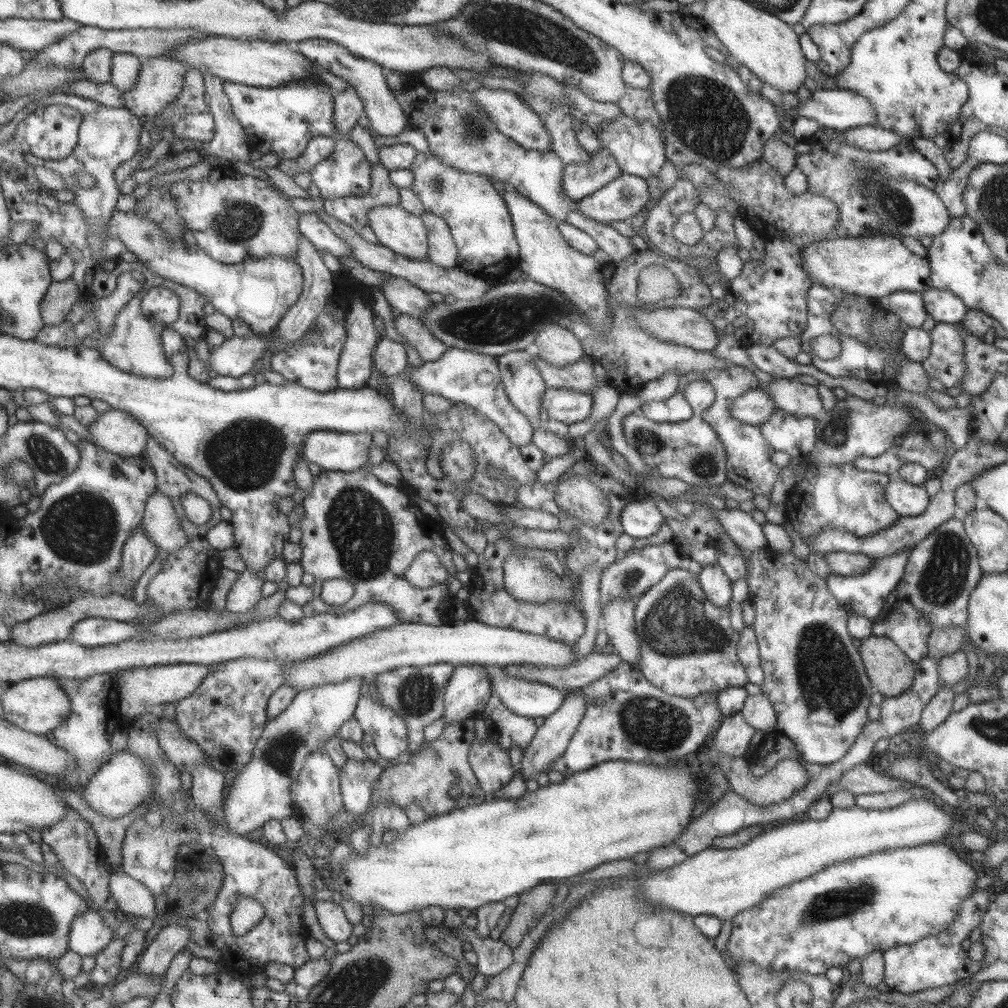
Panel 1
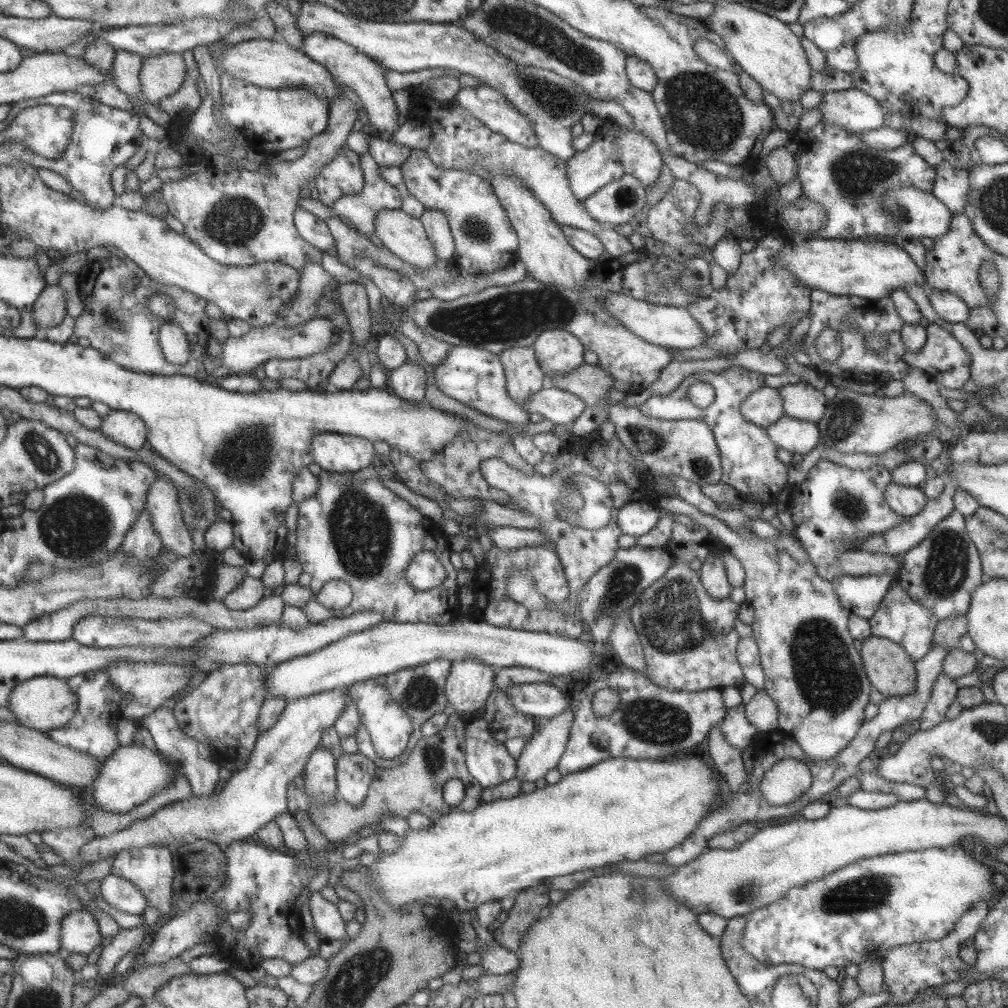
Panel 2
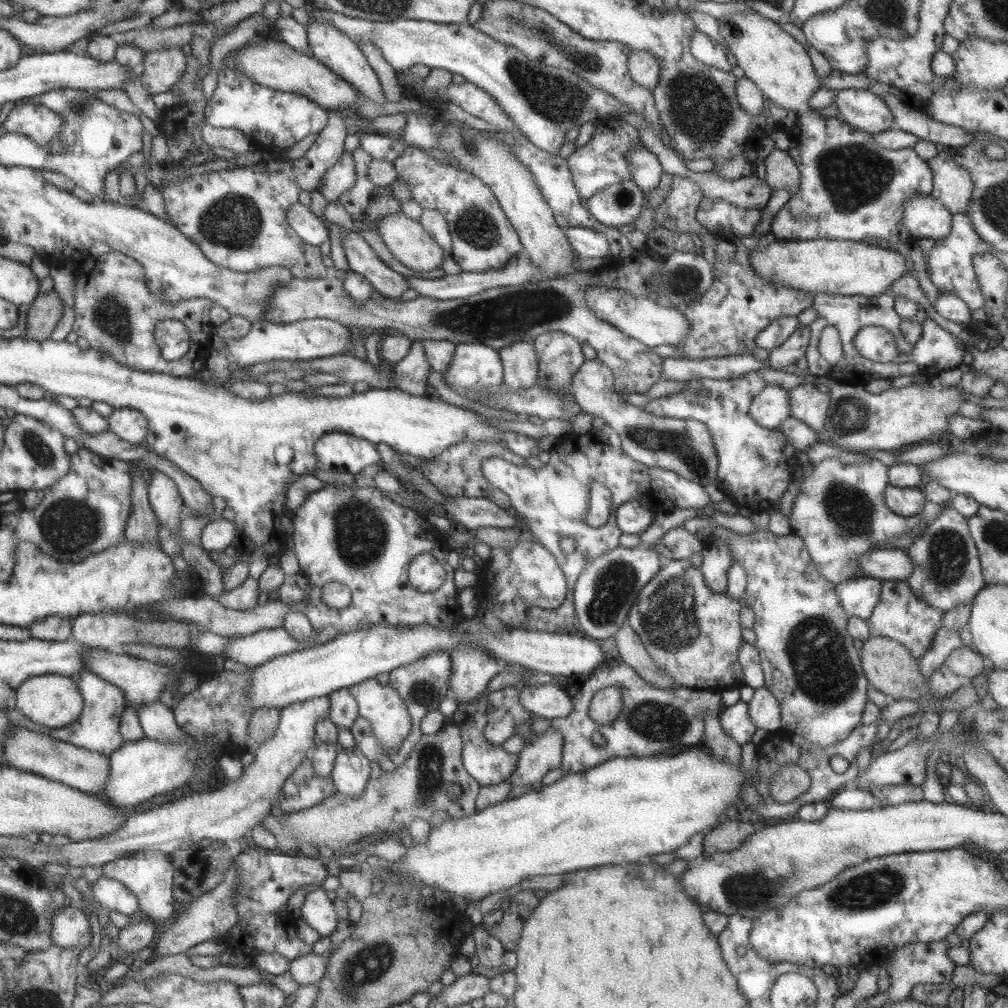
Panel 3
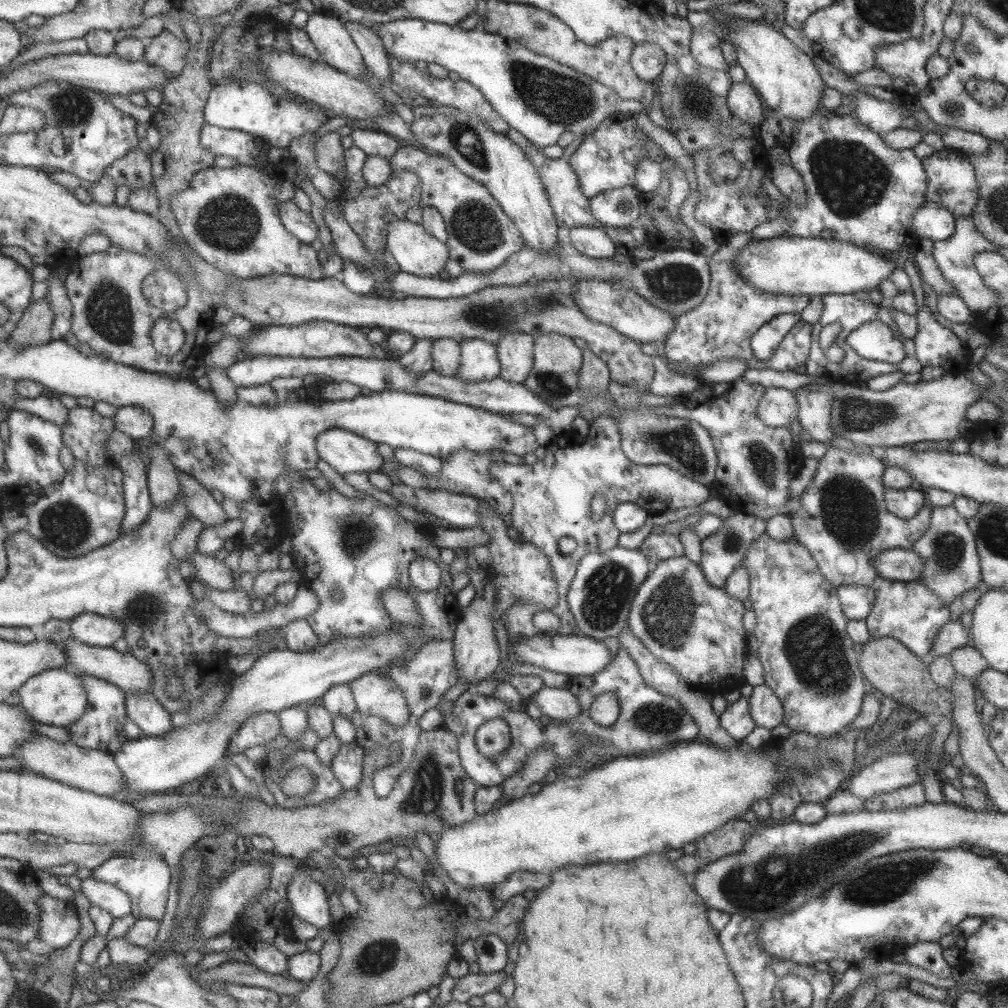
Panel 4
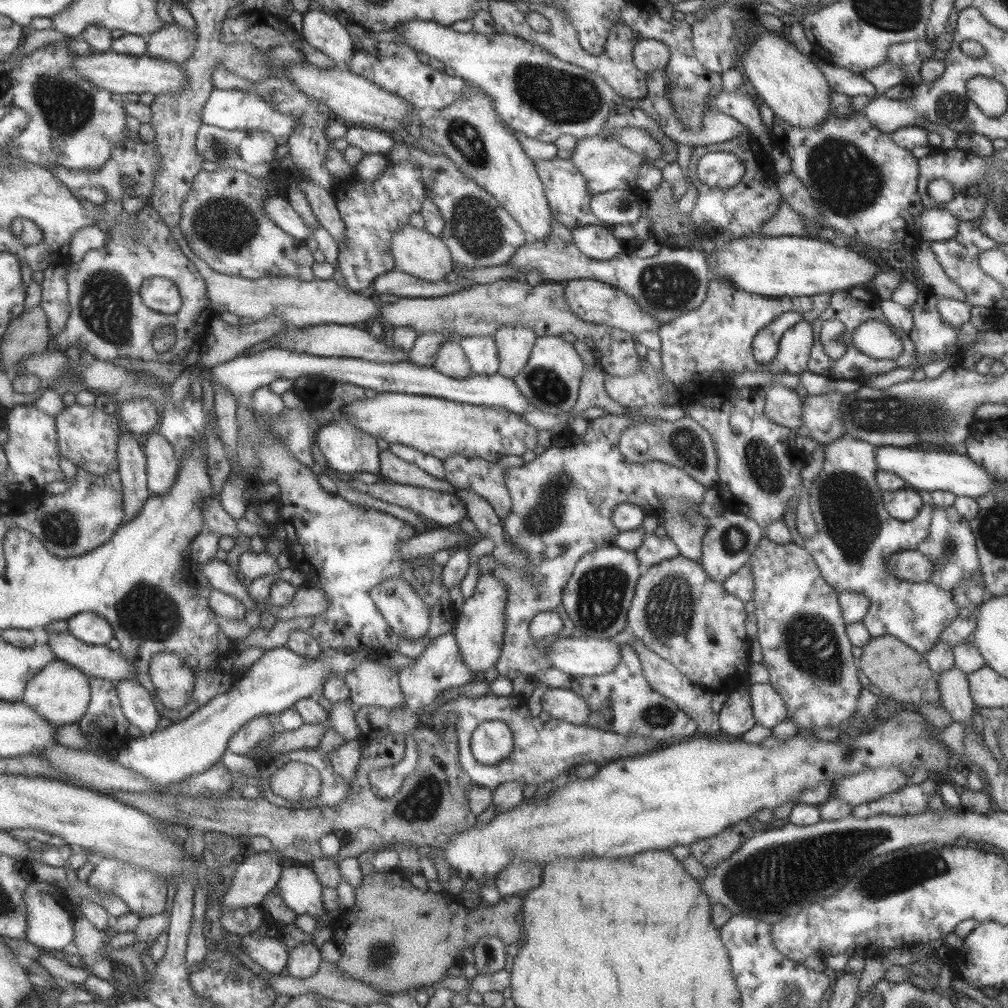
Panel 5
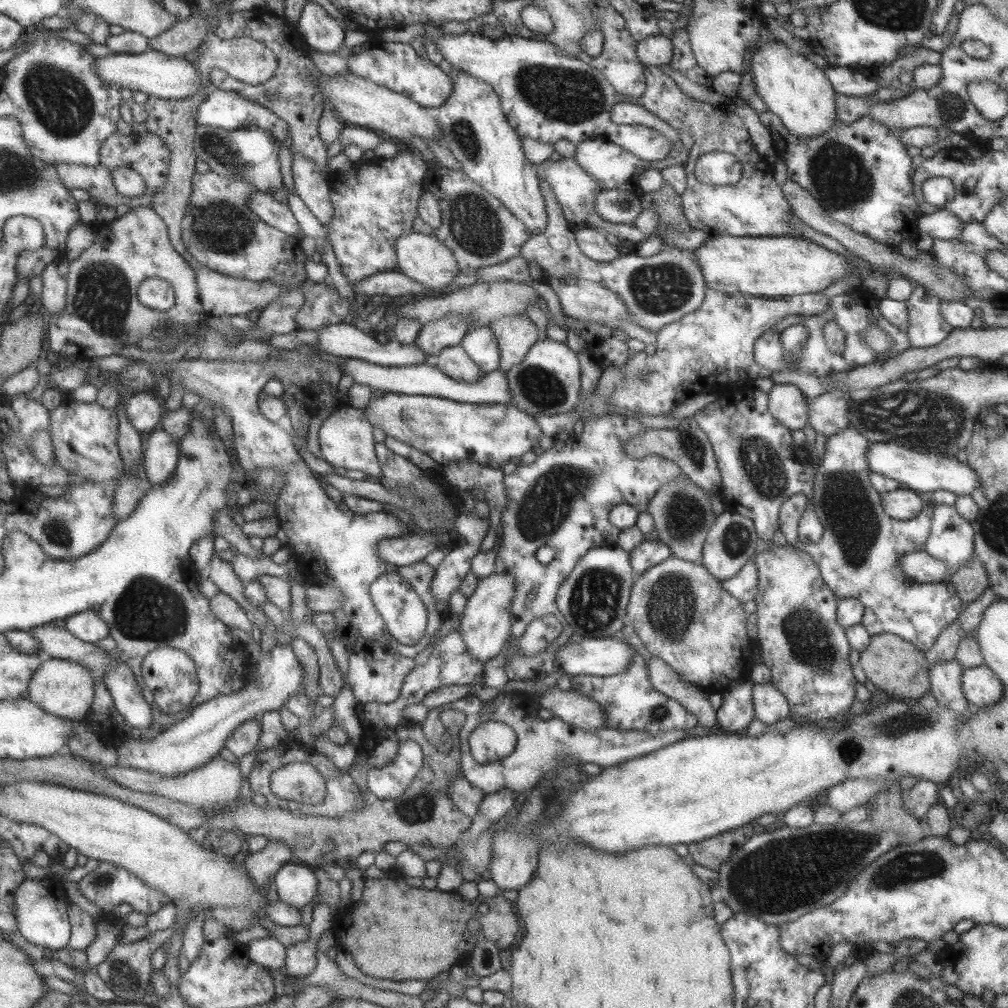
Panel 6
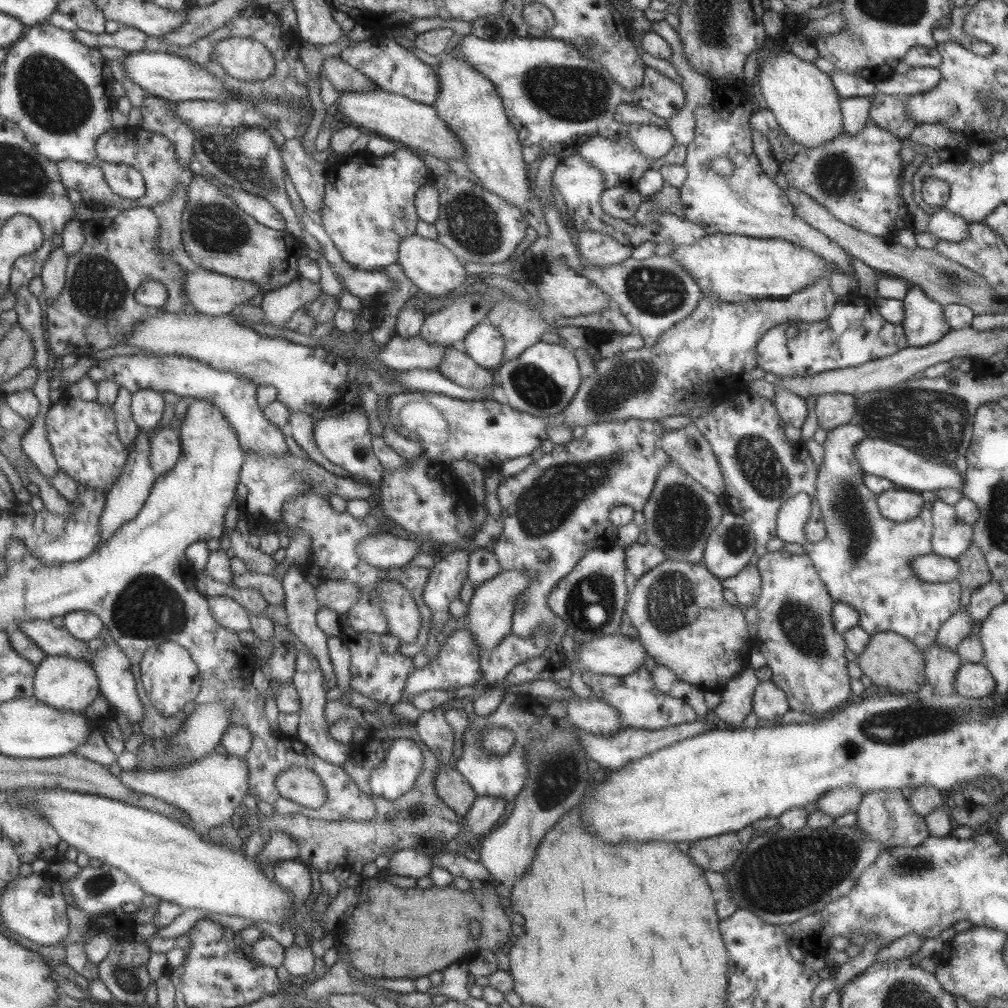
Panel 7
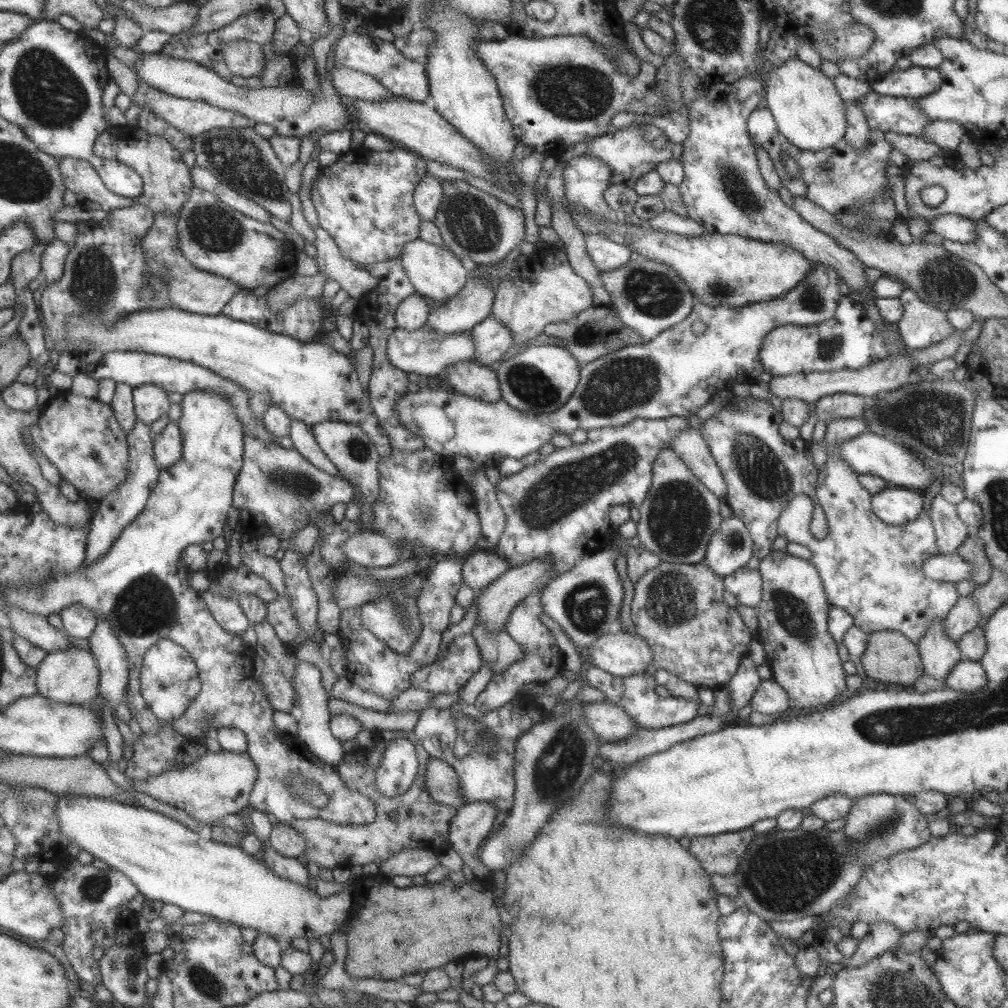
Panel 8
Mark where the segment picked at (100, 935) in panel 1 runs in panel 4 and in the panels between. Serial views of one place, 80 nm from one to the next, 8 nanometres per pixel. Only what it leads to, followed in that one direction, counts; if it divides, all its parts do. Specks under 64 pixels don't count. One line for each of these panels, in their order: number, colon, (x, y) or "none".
2: (80, 934)
3: (71, 928)
4: (60, 927)

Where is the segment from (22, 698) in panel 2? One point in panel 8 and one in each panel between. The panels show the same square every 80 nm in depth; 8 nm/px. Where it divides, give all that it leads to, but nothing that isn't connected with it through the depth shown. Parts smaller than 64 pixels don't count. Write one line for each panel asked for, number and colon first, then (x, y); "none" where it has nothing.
3: (54, 700)
4: (59, 697)
5: (61, 692)
6: (64, 688)
7: (69, 683)
8: (70, 676)

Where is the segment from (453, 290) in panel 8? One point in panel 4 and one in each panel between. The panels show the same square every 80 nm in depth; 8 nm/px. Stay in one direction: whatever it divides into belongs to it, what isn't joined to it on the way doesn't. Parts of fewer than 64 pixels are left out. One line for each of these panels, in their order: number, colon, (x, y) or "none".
4: (416, 252)
5: (415, 252)
6: (422, 258)
7: (434, 270)

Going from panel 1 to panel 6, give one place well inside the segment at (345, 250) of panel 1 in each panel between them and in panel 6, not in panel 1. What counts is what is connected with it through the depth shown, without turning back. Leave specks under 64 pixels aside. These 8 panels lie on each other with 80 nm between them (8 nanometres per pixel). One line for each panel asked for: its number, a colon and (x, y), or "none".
2: (309, 227)
3: (307, 227)
4: (299, 224)
5: (276, 208)
6: (270, 211)

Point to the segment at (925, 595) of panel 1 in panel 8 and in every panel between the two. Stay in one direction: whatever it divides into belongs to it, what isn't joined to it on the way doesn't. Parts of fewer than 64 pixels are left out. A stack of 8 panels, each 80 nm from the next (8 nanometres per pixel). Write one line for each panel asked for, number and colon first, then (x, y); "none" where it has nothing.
2: (941, 572)
3: (946, 572)
4: (951, 566)
5: (950, 544)
6: (951, 537)
7: (950, 536)
8: (949, 531)

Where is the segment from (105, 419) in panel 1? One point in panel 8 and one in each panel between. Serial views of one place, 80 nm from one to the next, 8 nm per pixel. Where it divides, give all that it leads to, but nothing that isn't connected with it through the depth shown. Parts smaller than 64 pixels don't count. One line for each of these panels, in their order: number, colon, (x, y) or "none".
2: (125, 428)
3: (127, 423)
4: (133, 421)
5: (138, 416)
6: (144, 410)
7: (146, 405)
8: (150, 402)

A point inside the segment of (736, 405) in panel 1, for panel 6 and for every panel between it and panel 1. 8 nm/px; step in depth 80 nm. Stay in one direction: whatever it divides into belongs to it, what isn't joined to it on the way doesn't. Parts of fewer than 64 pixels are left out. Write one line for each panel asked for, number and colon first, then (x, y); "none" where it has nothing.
2: (763, 406)
3: (768, 408)
4: (777, 408)
5: (782, 405)
6: (786, 404)

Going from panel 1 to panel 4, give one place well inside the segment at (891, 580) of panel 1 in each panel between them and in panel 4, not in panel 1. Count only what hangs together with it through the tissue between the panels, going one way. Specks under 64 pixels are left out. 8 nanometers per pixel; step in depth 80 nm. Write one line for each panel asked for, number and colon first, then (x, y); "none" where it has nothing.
2: (859, 595)
3: (857, 596)
4: (856, 601)

